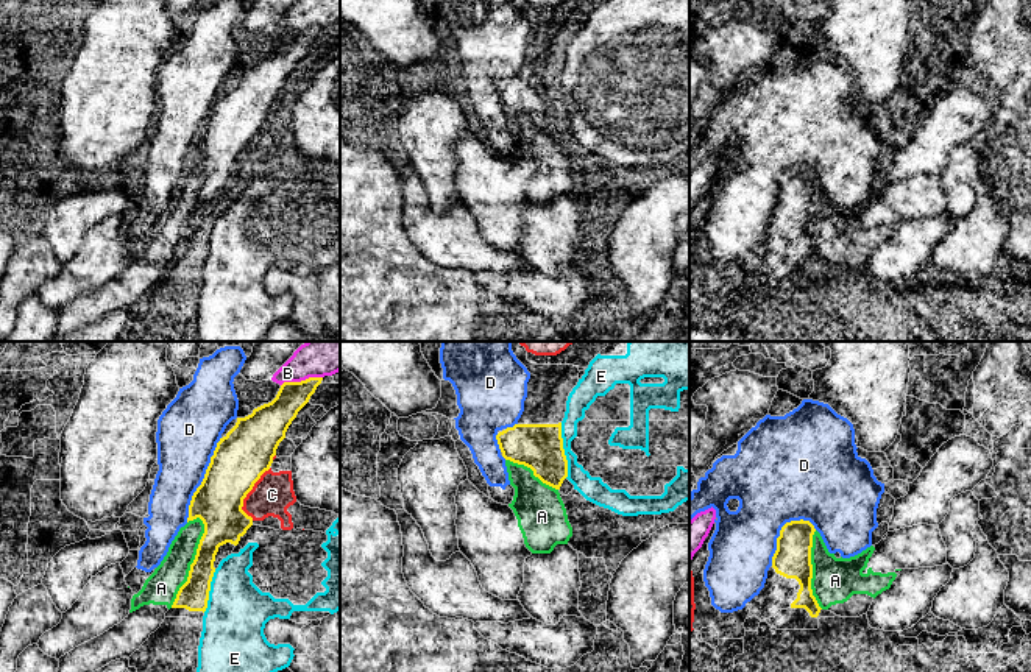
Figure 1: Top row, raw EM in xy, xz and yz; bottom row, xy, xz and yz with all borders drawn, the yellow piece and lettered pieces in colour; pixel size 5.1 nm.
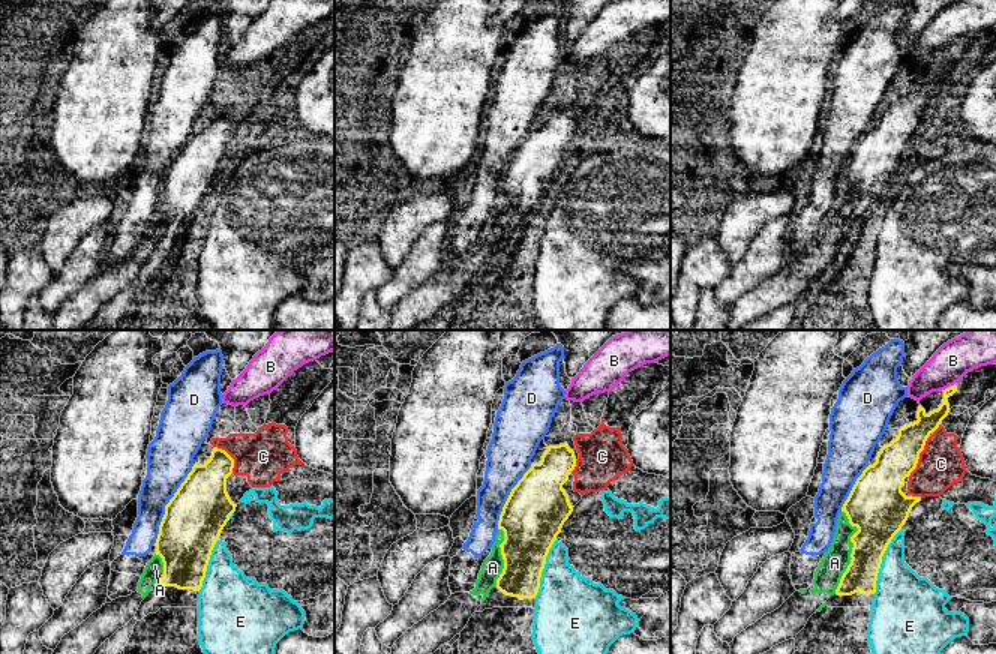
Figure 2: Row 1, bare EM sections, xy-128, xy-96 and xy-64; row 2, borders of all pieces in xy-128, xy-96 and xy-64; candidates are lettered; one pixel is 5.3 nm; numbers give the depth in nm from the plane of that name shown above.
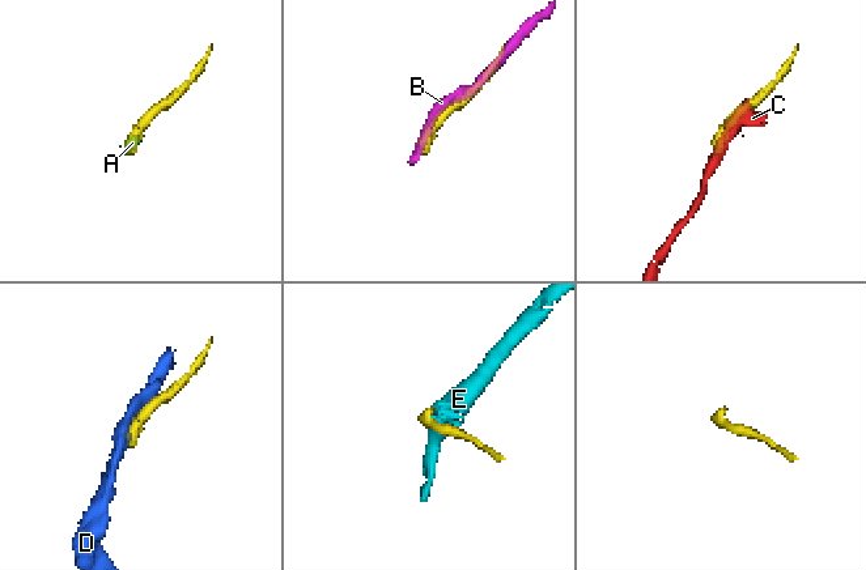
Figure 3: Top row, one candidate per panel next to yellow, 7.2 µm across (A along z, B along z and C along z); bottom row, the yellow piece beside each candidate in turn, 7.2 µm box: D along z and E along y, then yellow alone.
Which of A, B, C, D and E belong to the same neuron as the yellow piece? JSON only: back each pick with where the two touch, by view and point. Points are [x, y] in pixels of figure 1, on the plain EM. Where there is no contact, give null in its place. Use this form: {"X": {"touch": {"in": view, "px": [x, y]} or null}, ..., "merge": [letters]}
{"merge": []}

